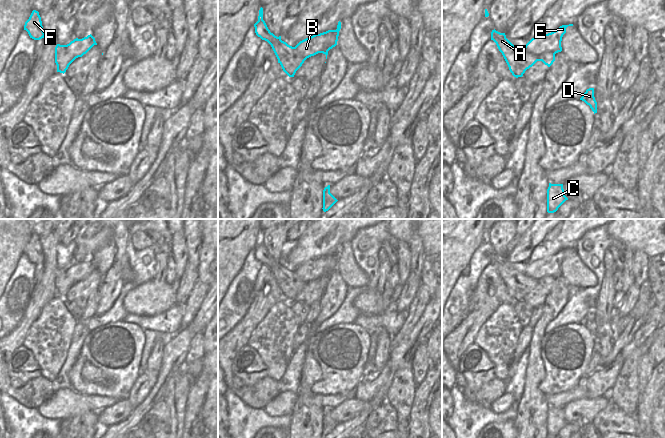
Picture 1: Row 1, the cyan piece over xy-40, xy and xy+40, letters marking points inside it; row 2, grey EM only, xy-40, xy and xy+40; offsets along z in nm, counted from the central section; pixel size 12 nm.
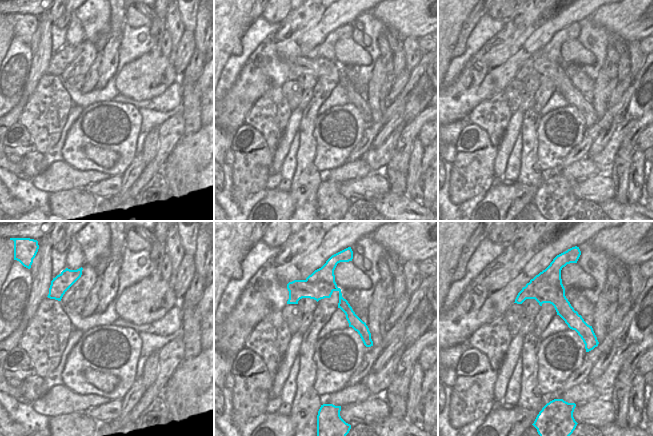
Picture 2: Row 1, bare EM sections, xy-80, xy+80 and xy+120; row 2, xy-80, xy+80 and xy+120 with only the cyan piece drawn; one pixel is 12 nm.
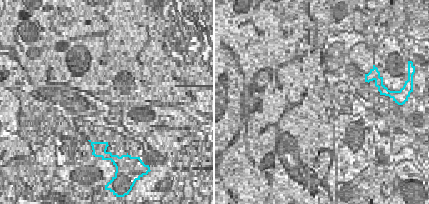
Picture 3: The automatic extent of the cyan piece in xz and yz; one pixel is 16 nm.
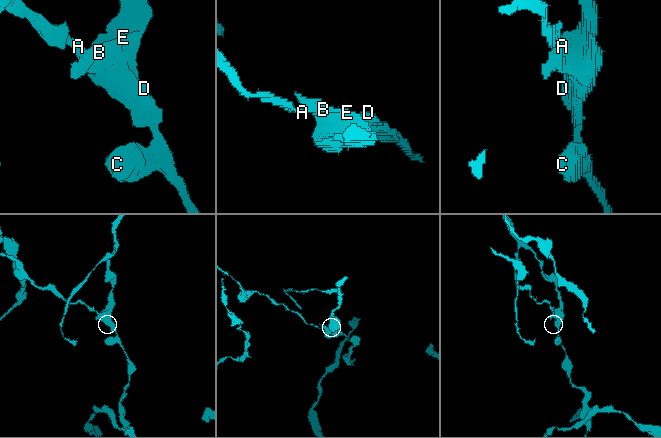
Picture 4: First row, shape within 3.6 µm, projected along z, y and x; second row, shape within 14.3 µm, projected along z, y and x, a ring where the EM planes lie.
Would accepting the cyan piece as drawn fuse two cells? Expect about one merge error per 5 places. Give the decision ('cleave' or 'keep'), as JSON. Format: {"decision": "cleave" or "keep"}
{"decision": "cleave"}

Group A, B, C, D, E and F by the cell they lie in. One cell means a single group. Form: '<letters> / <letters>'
A F / B C D E

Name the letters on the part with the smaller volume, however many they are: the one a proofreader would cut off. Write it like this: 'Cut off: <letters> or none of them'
Cut off: A, F

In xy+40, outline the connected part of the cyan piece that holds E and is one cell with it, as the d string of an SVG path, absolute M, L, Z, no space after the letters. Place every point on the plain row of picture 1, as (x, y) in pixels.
M573 248L562 249L557 254L532 262L517 279L525 286L521 301L527 293L537 285L542 285L550 291L555 285L555 278L562 275L561 265L566 257L566 252Z

